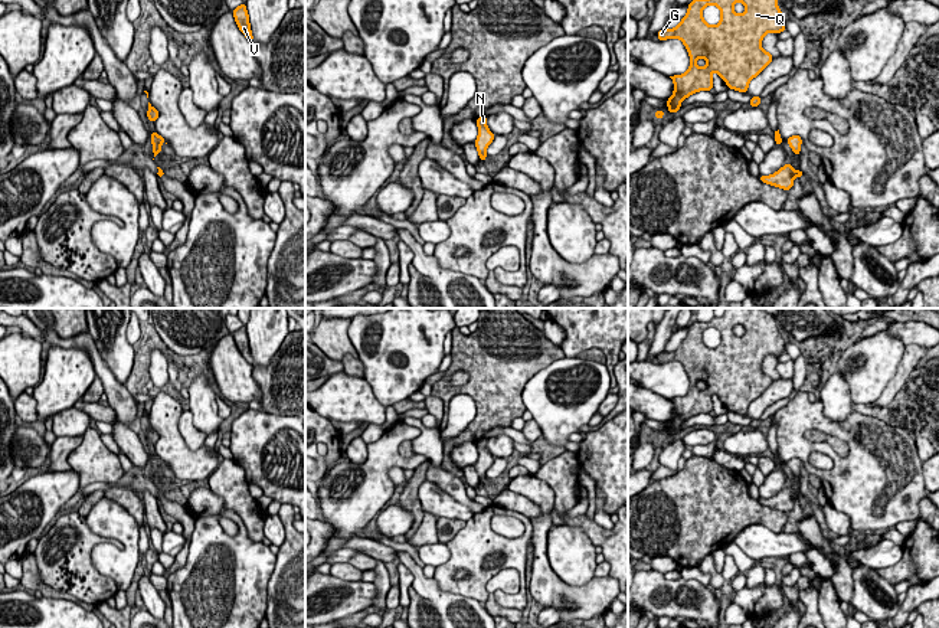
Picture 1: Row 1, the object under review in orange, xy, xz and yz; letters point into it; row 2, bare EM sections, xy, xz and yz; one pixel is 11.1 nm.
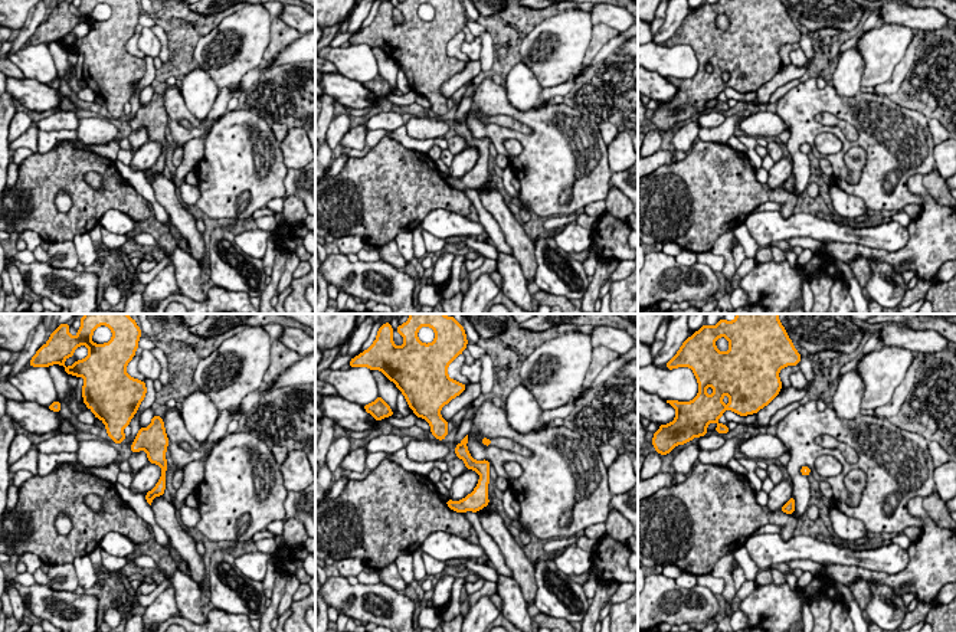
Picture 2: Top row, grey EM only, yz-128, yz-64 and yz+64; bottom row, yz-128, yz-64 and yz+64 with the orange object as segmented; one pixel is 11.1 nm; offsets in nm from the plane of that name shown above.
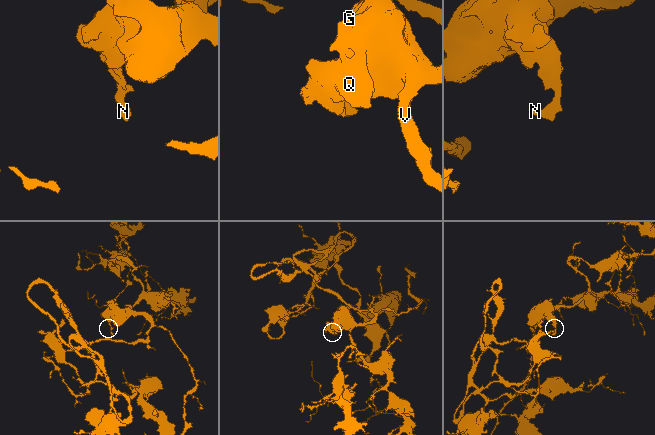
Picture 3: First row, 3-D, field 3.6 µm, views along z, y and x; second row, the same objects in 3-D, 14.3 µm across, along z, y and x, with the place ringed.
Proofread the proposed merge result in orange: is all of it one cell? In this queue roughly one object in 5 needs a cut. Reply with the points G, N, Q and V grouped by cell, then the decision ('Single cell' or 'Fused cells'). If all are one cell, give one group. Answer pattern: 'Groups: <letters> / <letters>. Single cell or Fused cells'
Groups: G N Q V. Single cell

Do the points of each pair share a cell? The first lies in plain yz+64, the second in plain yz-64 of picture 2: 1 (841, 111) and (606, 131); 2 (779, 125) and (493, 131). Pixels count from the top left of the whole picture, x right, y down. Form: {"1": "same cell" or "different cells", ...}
{"1": "different cells", "2": "different cells"}

